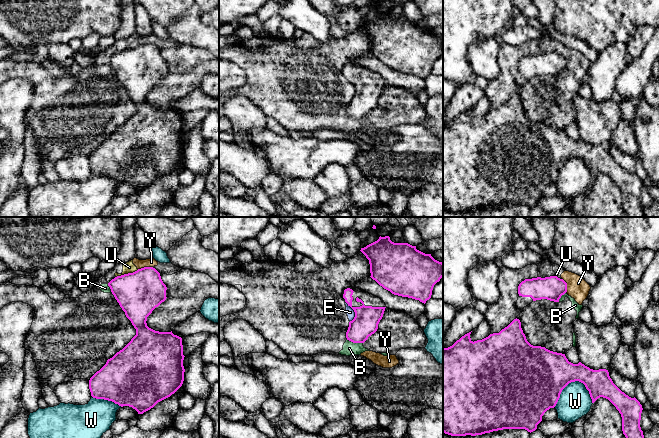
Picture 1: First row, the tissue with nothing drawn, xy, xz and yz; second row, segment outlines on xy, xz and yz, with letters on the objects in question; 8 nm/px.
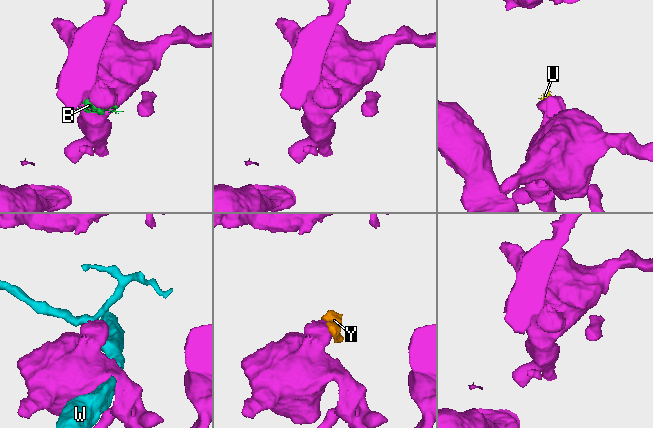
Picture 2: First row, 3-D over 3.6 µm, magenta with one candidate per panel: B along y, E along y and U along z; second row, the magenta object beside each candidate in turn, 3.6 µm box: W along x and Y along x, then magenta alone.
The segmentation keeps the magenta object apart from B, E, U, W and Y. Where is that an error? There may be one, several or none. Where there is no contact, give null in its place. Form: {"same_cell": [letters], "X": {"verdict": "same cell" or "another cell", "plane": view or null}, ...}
{"same_cell": [], "B": {"verdict": "another cell", "plane": "xz"}, "E": {"verdict": "another cell", "plane": "xz"}, "U": {"verdict": "another cell", "plane": "xy"}, "W": {"verdict": "another cell", "plane": "yz"}, "Y": {"verdict": "another cell", "plane": "xy"}}

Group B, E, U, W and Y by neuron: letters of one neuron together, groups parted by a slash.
B E U Y / W

